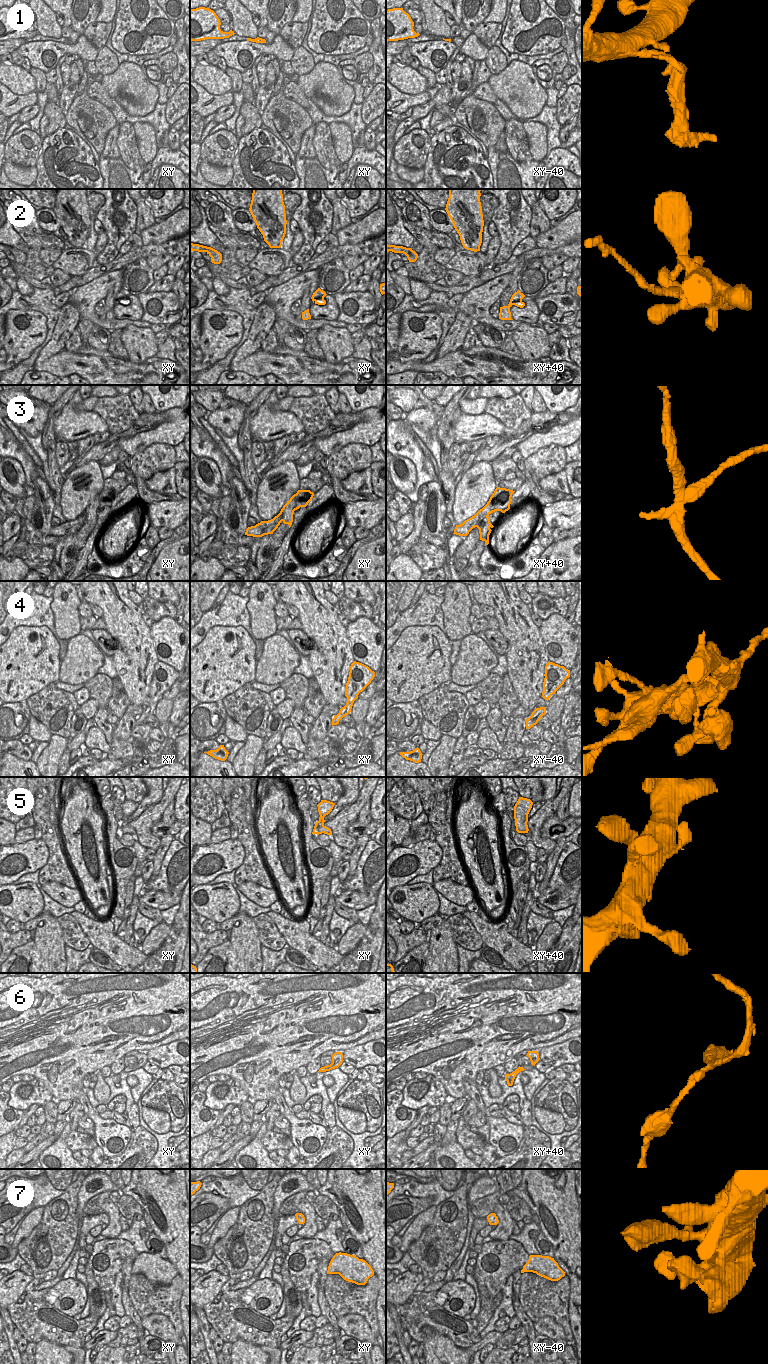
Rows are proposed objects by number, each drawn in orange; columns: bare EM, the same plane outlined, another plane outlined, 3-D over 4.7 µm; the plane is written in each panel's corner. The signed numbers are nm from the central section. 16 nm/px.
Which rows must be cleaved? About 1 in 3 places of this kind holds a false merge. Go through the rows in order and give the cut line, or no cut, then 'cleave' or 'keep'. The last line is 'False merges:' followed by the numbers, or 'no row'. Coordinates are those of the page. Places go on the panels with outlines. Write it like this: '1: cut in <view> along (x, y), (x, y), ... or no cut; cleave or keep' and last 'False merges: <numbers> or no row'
1: cut in xy along (230, 30), (230, 34), (227, 37); cleave
2: cut in xy along (320, 289), (320, 294), (315, 301); cleave
3: cut in xy along (294, 494), (293, 510); cleave
4: no cut; keep
5: no cut; keep
6: no cut; keep
7: no cut; keep
False merges: 1, 2, 3

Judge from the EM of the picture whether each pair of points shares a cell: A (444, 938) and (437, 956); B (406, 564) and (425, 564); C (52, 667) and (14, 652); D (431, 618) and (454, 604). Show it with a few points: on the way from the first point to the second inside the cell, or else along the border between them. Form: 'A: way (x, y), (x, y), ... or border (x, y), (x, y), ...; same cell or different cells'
A: way (442, 942), (441, 952); same cell
B: border (407, 553), (422, 570); different cells
C: way (43, 665), (28, 661), (23, 656); same cell
D: border (443, 595), (441, 610), (445, 633); different cells

